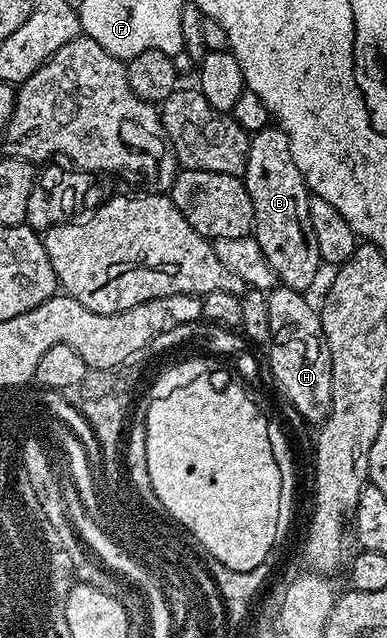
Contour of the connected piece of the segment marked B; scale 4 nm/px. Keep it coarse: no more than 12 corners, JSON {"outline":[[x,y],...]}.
{"outline":[[251,135],[252,235],[285,287],[309,293],[324,261],[290,139]]}

